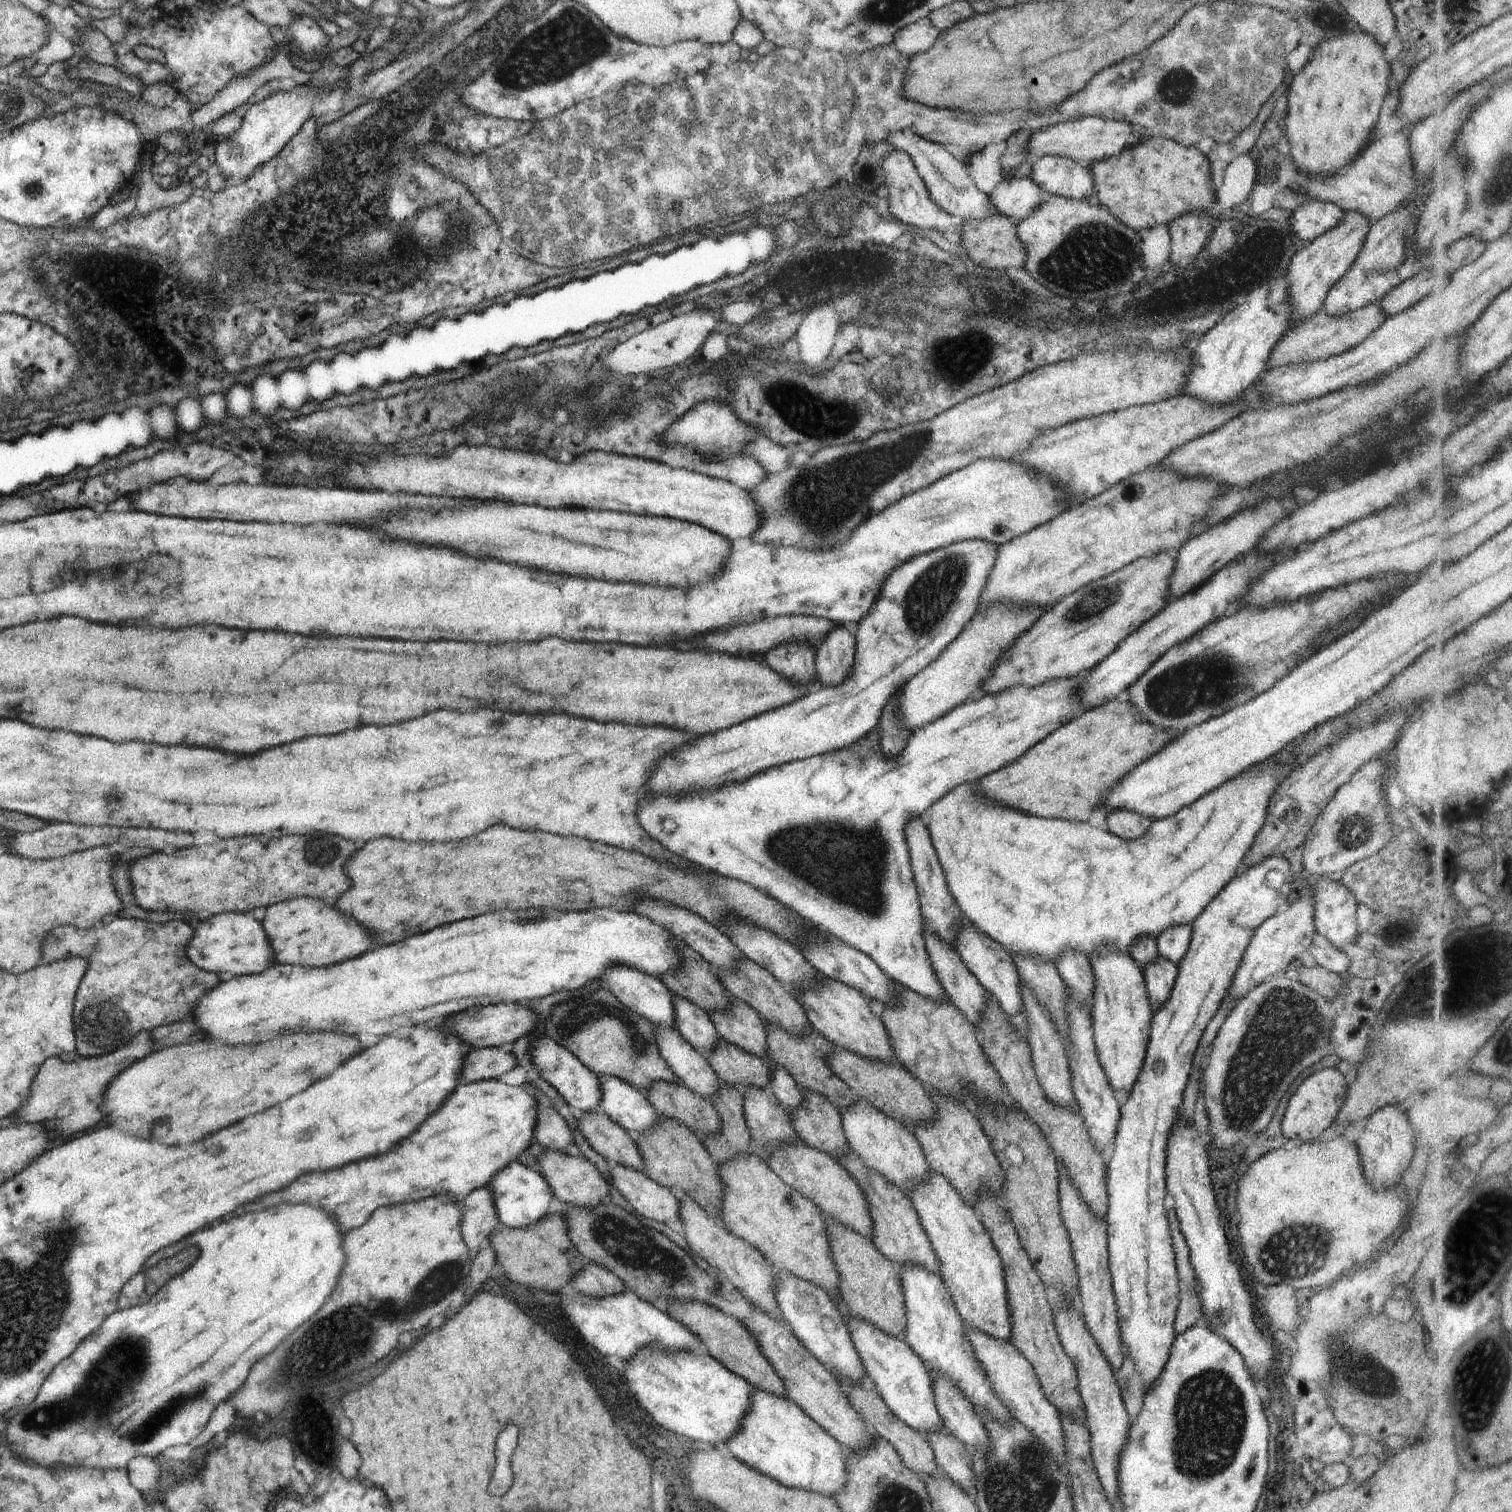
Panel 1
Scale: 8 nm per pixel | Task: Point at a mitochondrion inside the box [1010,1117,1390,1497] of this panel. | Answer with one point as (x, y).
(1209, 1419)

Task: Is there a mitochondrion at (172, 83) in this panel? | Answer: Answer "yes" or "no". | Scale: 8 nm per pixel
no

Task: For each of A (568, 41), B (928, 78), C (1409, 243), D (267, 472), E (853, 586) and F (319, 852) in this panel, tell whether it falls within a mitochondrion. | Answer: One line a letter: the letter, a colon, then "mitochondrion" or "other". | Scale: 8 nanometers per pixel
A: mitochondrion
B: other
C: other
D: other
E: other
F: mitochondrion

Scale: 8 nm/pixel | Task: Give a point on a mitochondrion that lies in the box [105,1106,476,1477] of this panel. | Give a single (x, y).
(339, 1333)

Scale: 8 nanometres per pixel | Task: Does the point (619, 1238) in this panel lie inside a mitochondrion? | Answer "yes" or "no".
yes

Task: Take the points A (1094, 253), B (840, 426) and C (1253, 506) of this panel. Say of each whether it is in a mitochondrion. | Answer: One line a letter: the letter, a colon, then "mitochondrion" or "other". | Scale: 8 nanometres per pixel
A: mitochondrion
B: mitochondrion
C: other

